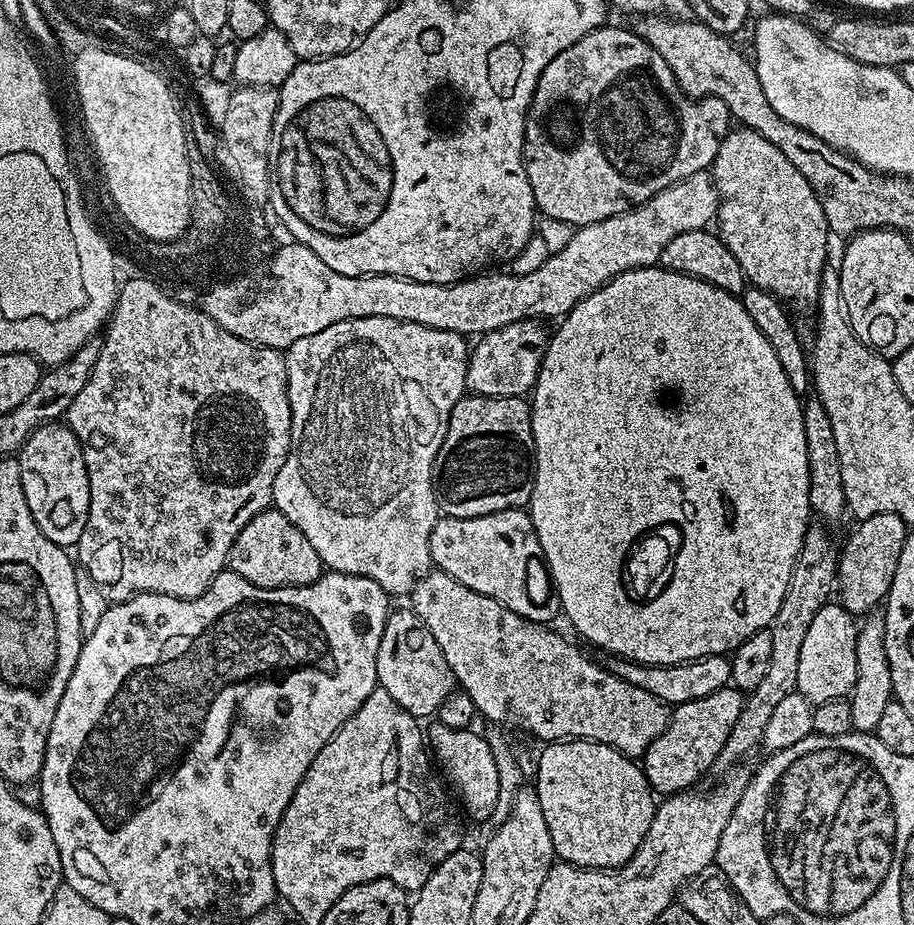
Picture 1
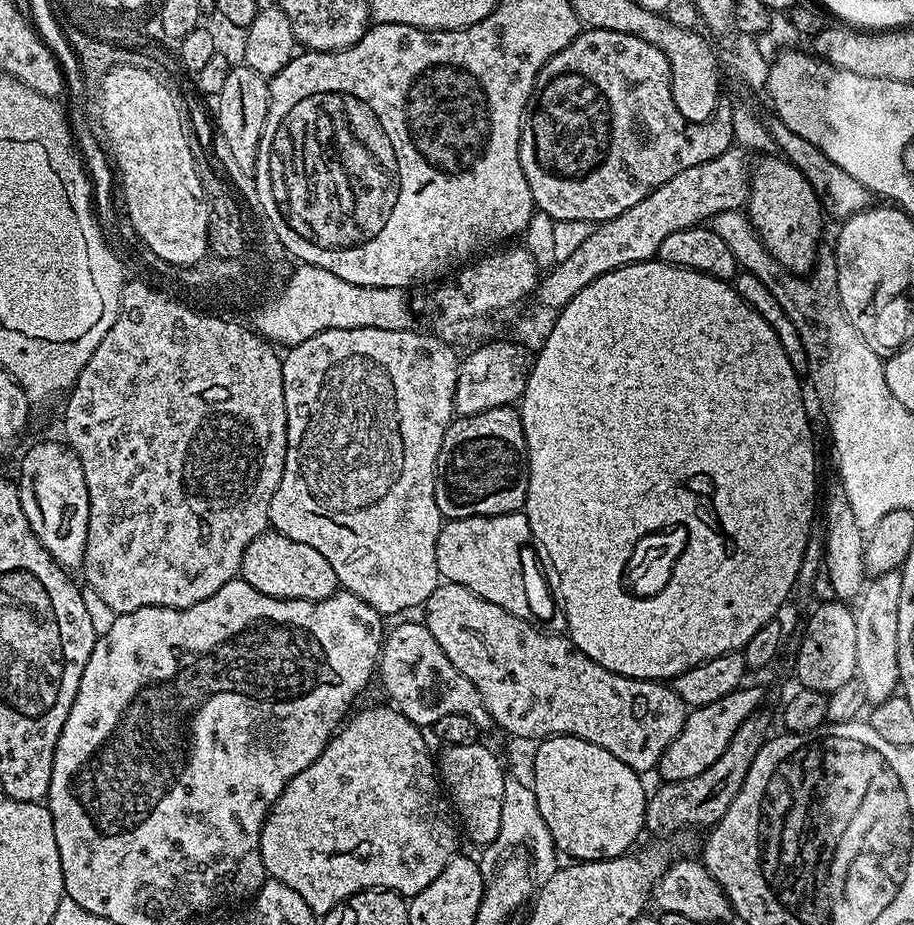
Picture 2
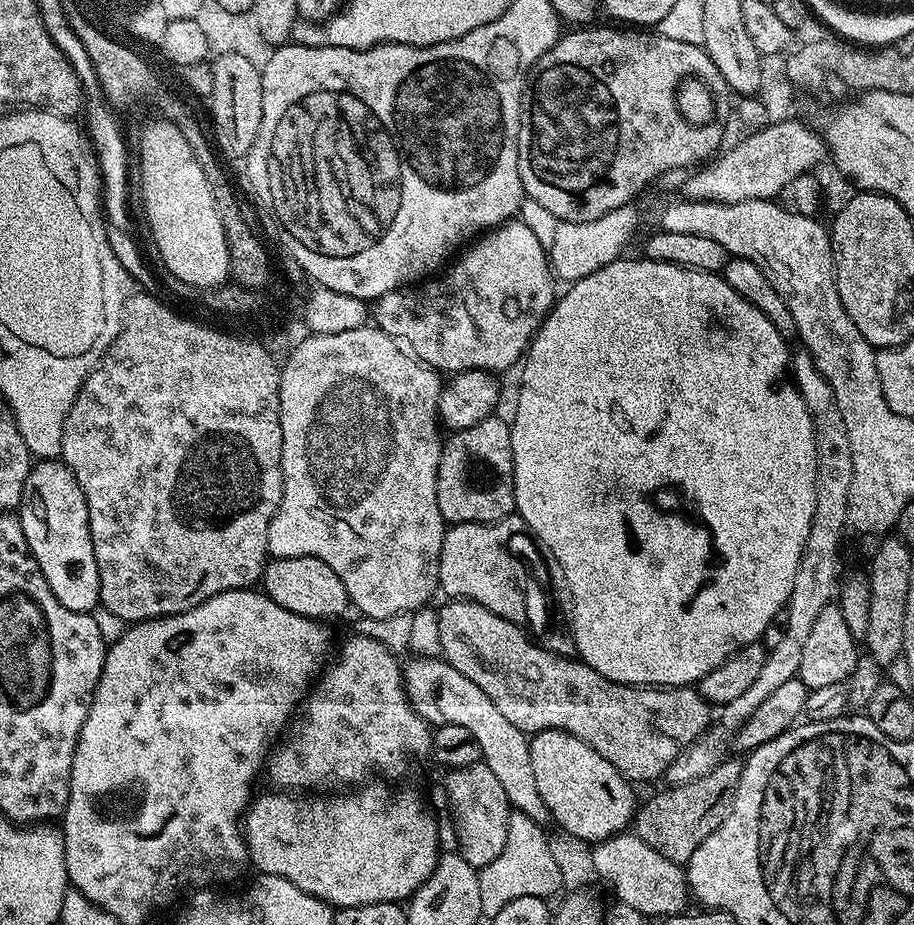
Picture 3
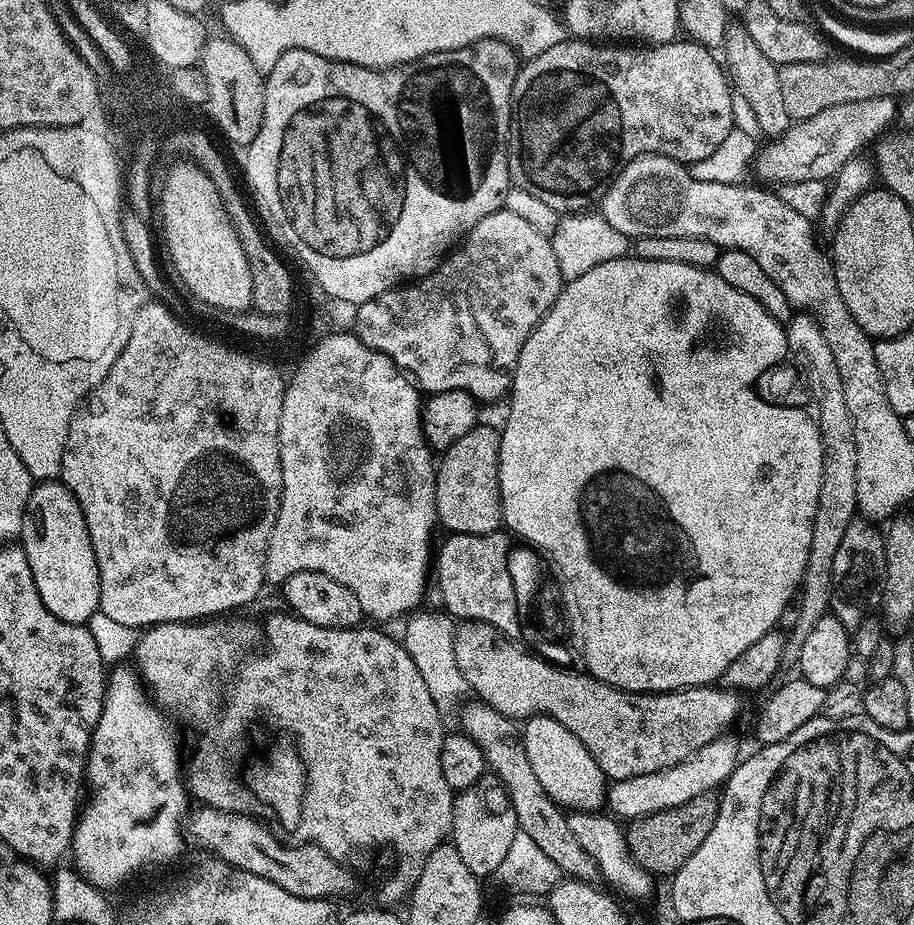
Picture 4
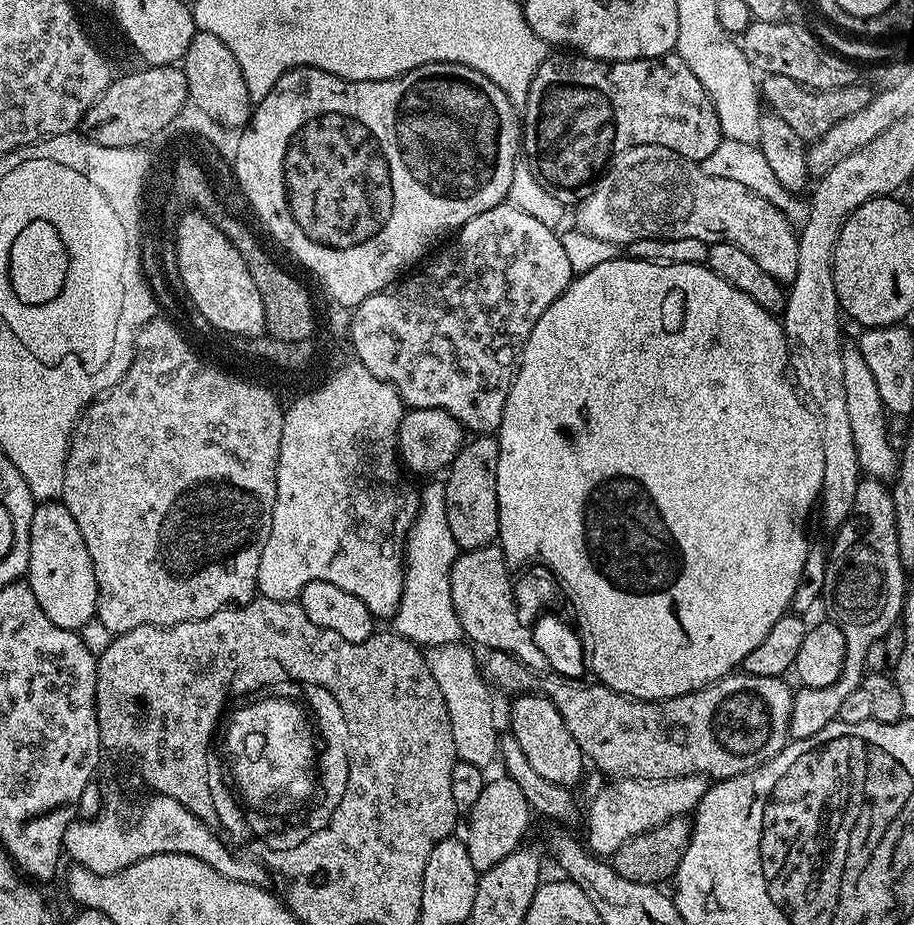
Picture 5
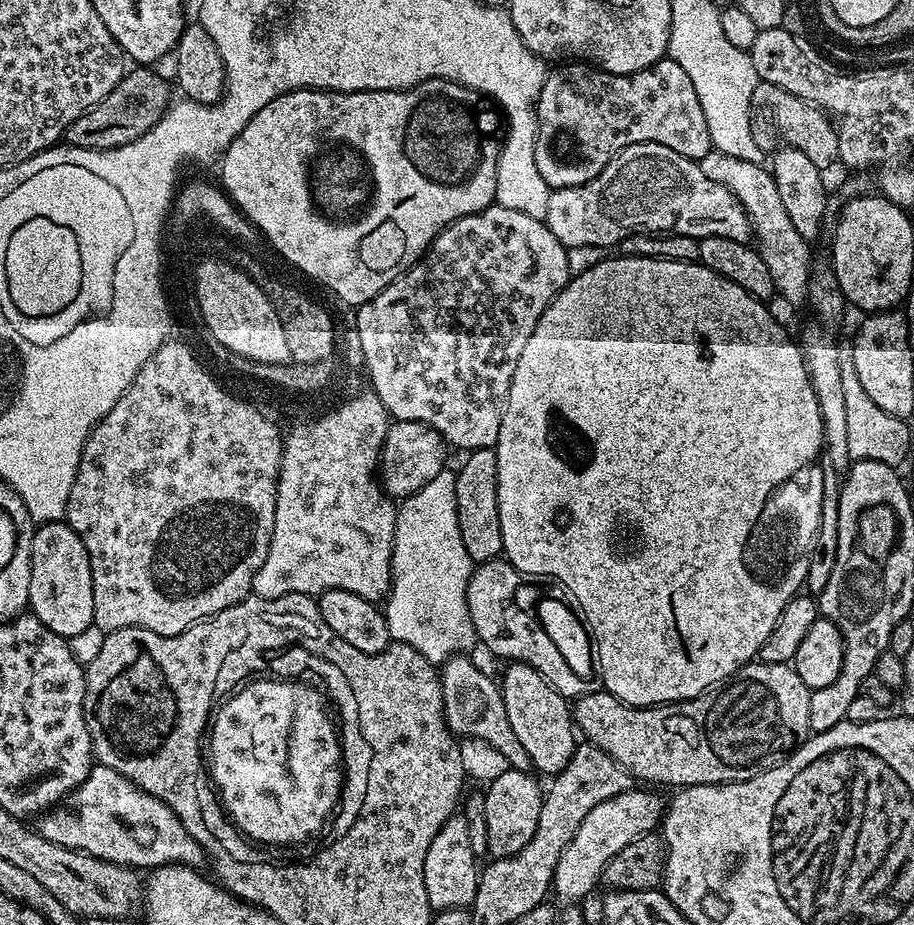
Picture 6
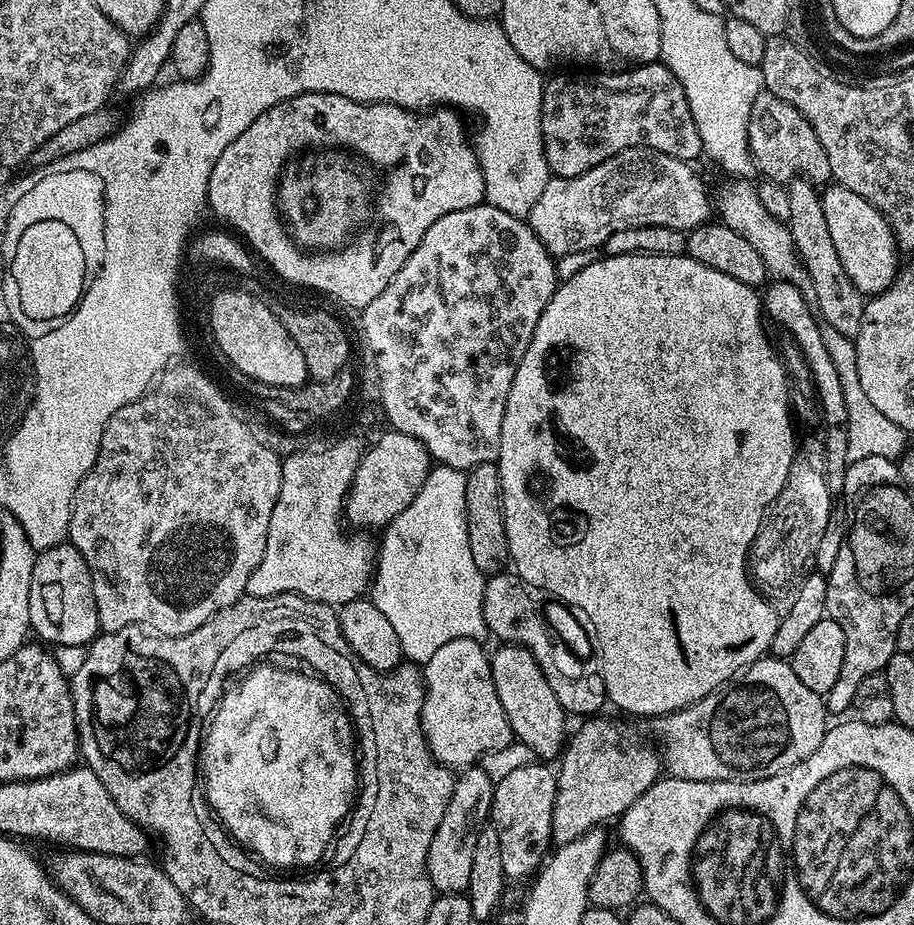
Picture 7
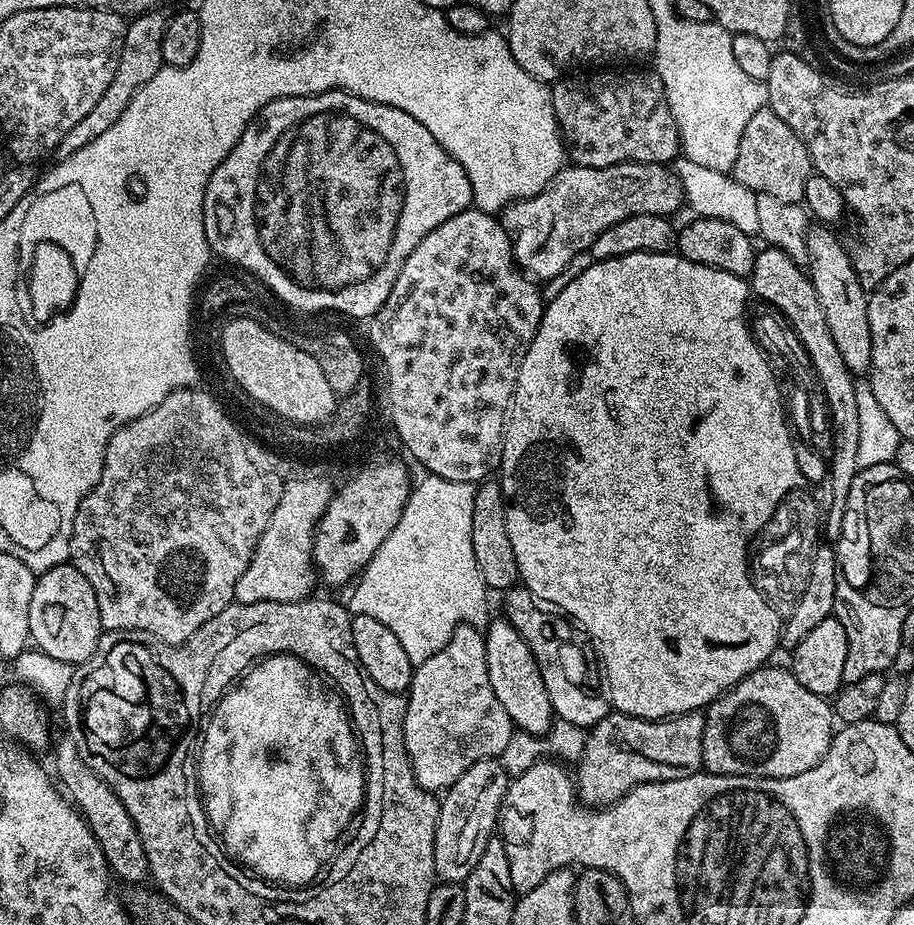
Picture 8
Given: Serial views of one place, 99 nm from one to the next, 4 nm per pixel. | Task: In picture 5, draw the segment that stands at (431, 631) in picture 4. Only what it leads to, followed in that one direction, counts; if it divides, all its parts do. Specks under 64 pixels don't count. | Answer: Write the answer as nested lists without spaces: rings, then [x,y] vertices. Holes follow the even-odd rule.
[[[464,642],[437,644],[427,649],[426,659],[430,674],[434,674],[434,682],[438,682],[438,690],[442,690],[442,698],[450,714],[450,730],[457,761],[487,769],[488,764],[497,763],[498,760],[496,712],[492,709],[492,696],[488,693],[489,681],[481,665],[480,668],[476,665],[476,656],[471,650]]]

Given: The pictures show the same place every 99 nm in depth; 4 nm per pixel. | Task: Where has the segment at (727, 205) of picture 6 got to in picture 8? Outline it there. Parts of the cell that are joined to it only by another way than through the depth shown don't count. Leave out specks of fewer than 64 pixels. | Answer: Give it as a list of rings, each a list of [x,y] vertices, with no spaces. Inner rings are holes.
[[[627,160],[601,168],[565,166],[538,194],[509,204],[502,213],[502,223],[512,239],[517,265],[529,277],[547,282],[576,254],[589,251],[594,238],[602,230],[610,230],[614,222],[638,214],[671,217],[683,204],[680,180],[671,167],[663,164]]]

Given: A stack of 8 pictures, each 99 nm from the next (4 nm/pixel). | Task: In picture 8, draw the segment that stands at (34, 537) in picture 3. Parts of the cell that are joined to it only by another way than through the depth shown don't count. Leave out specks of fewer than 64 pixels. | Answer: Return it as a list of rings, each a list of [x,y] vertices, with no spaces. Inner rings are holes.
[[[65,562],[37,575],[34,598],[30,598],[30,640],[39,651],[58,658],[58,662],[79,666],[94,654],[101,635],[96,591],[82,570]]]

